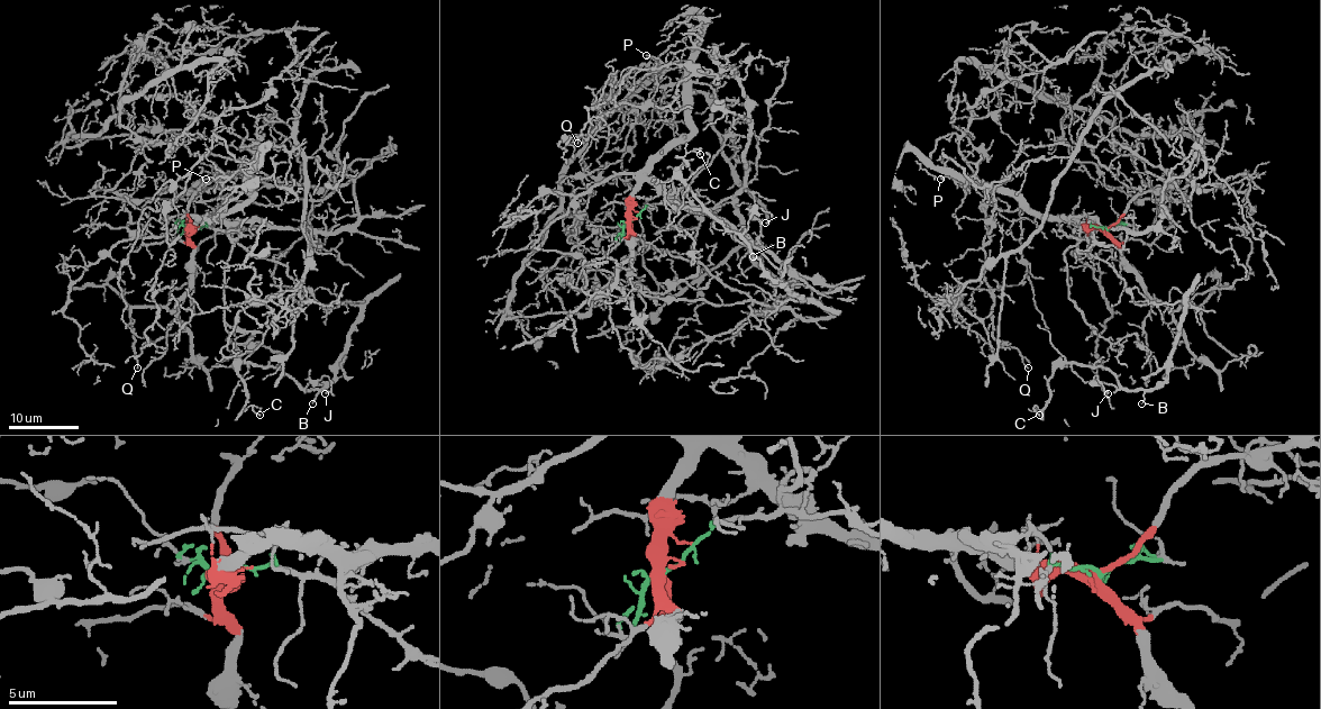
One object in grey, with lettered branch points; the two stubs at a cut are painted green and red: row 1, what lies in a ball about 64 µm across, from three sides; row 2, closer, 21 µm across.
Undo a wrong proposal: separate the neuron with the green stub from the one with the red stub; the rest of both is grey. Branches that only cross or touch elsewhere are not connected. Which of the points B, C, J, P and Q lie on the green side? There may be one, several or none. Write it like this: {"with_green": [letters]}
{"with_green": ["B", "C", "J"]}

